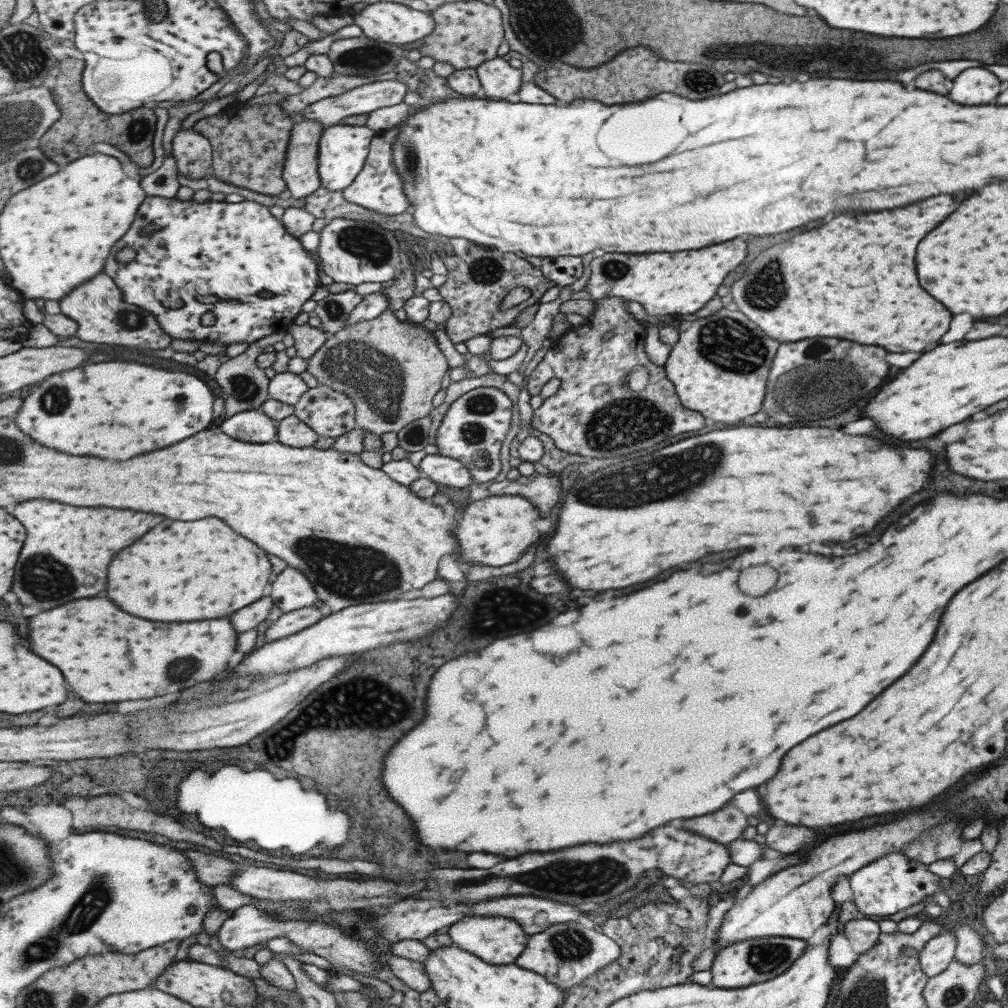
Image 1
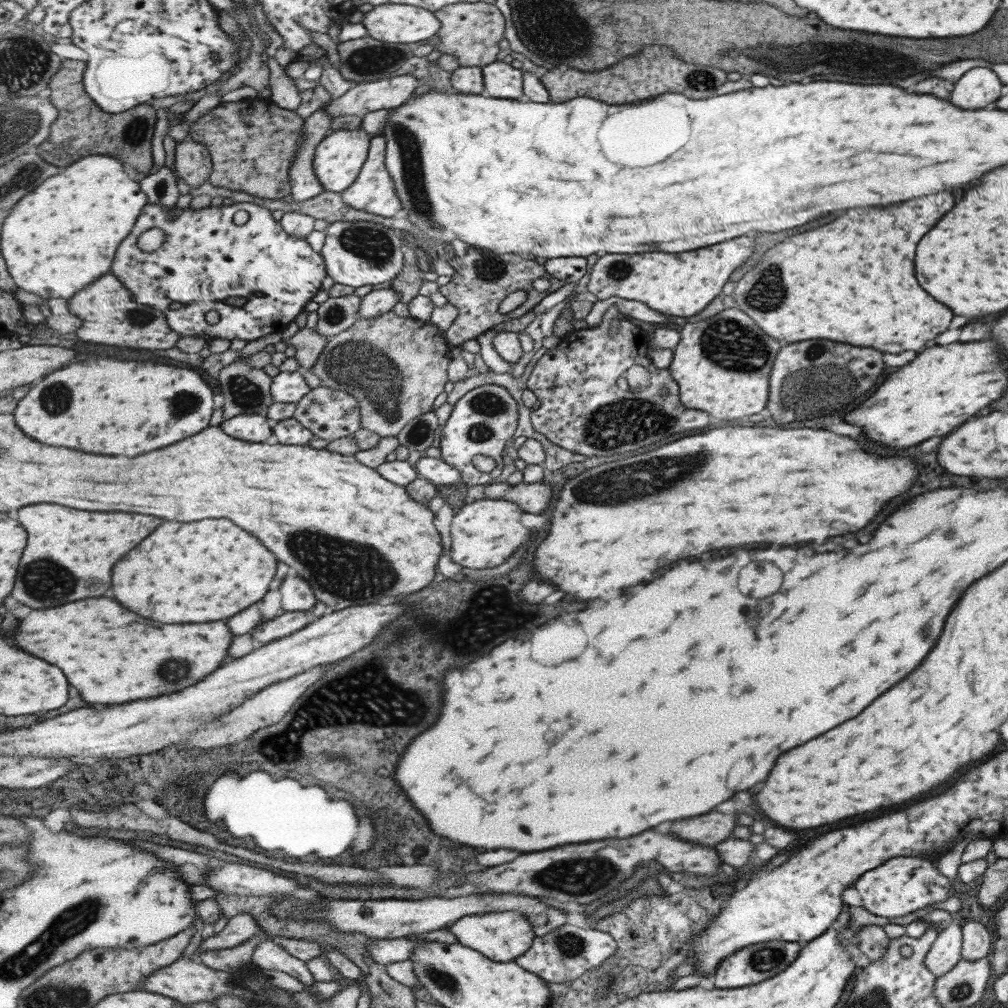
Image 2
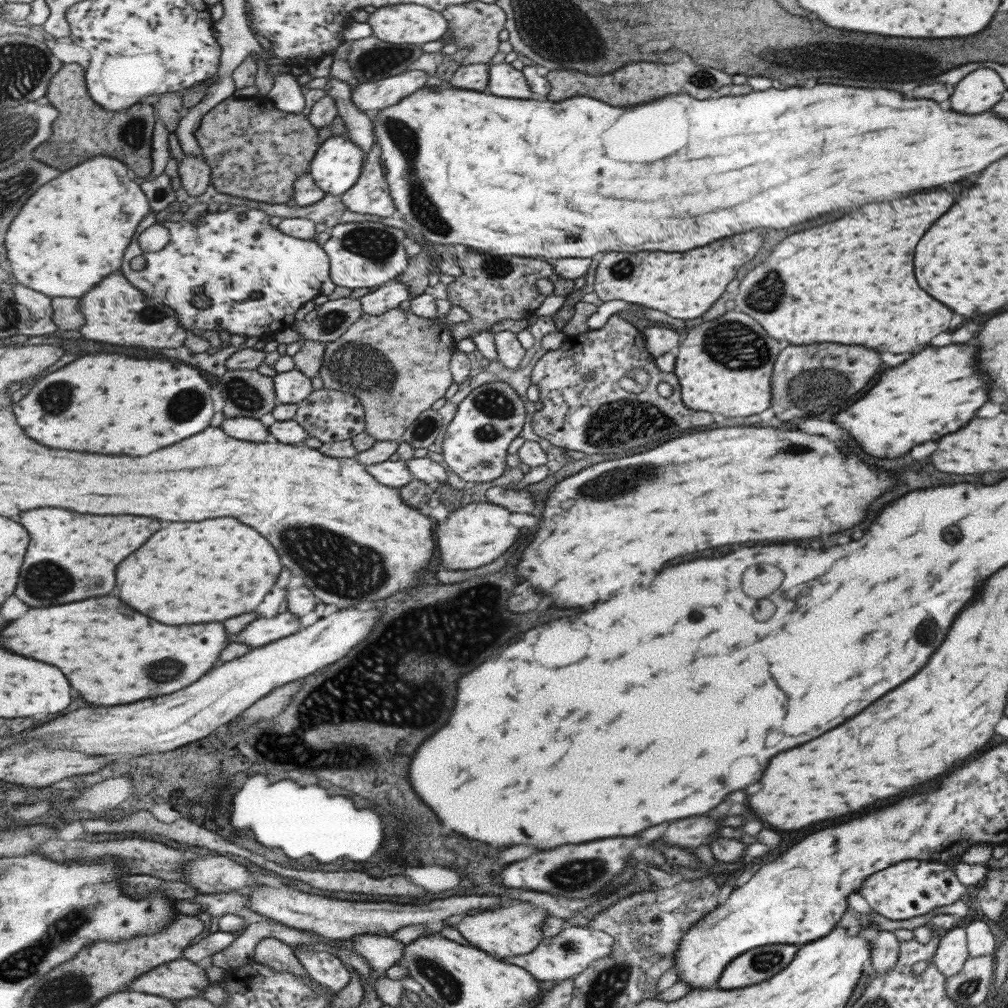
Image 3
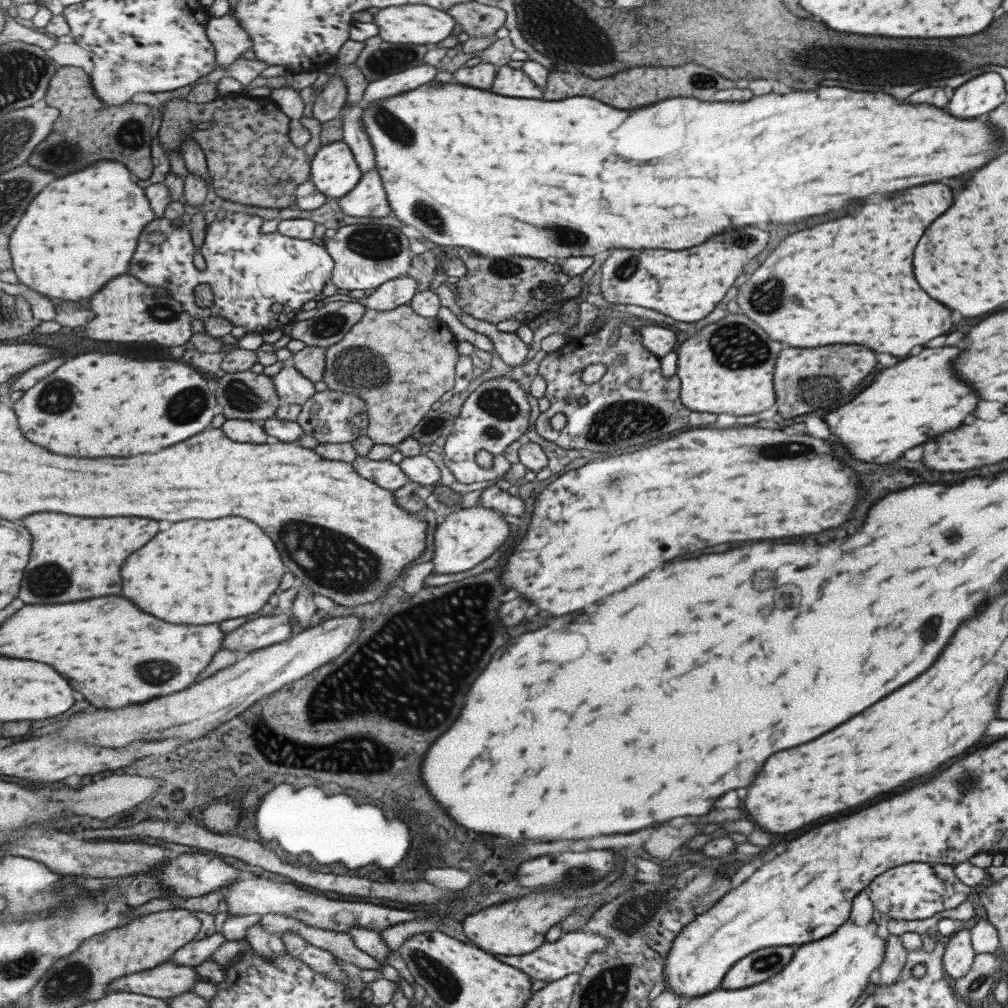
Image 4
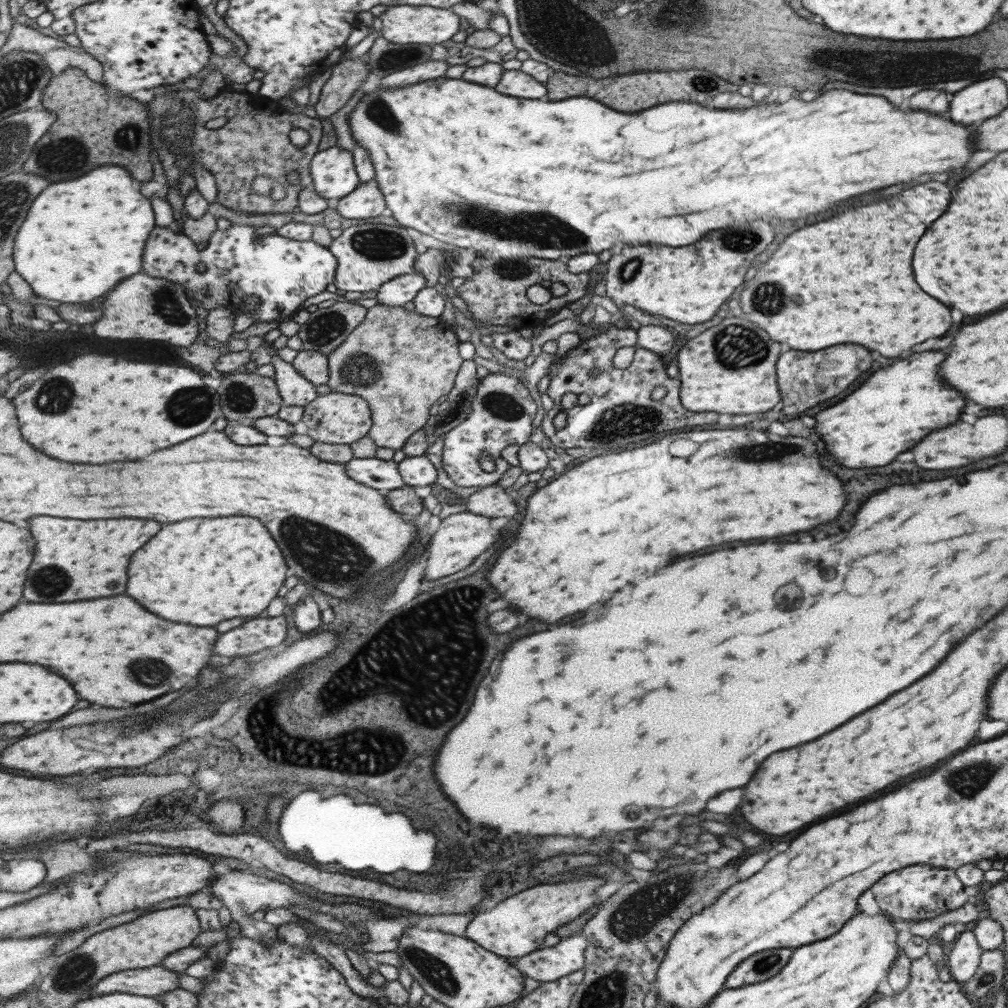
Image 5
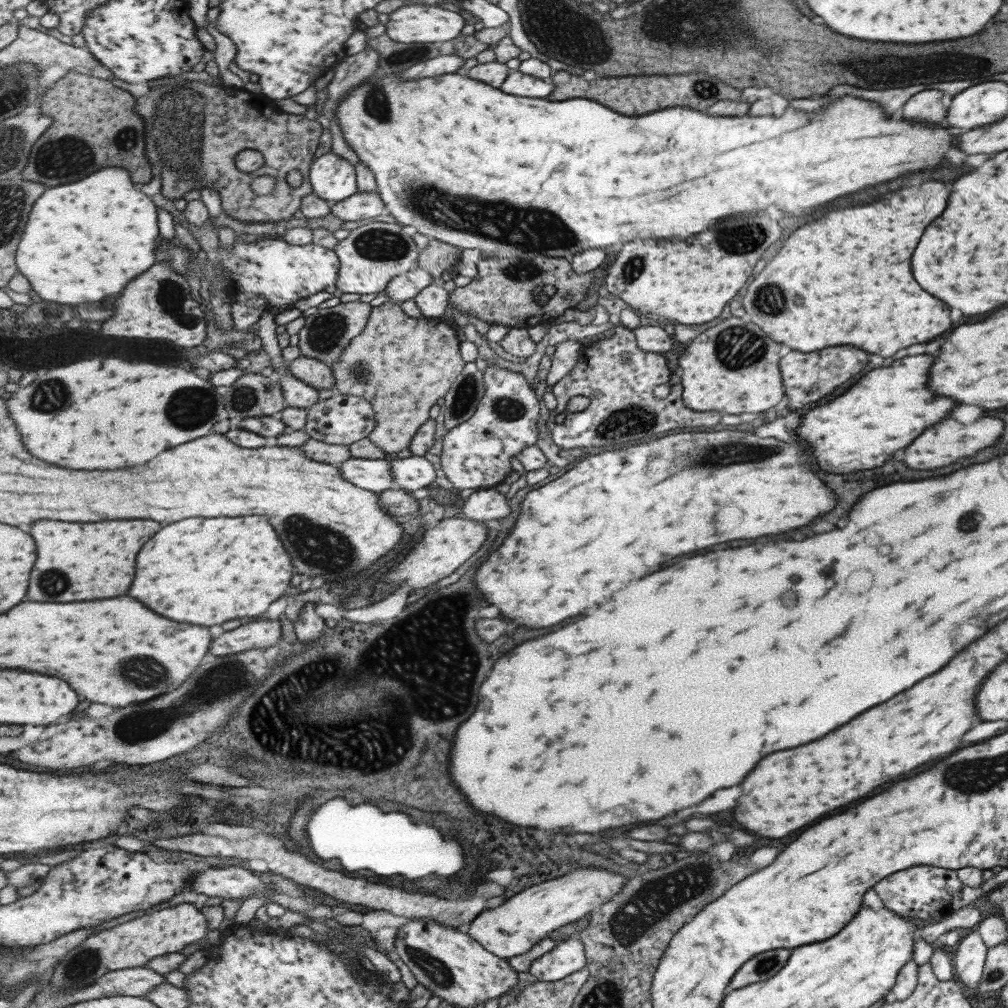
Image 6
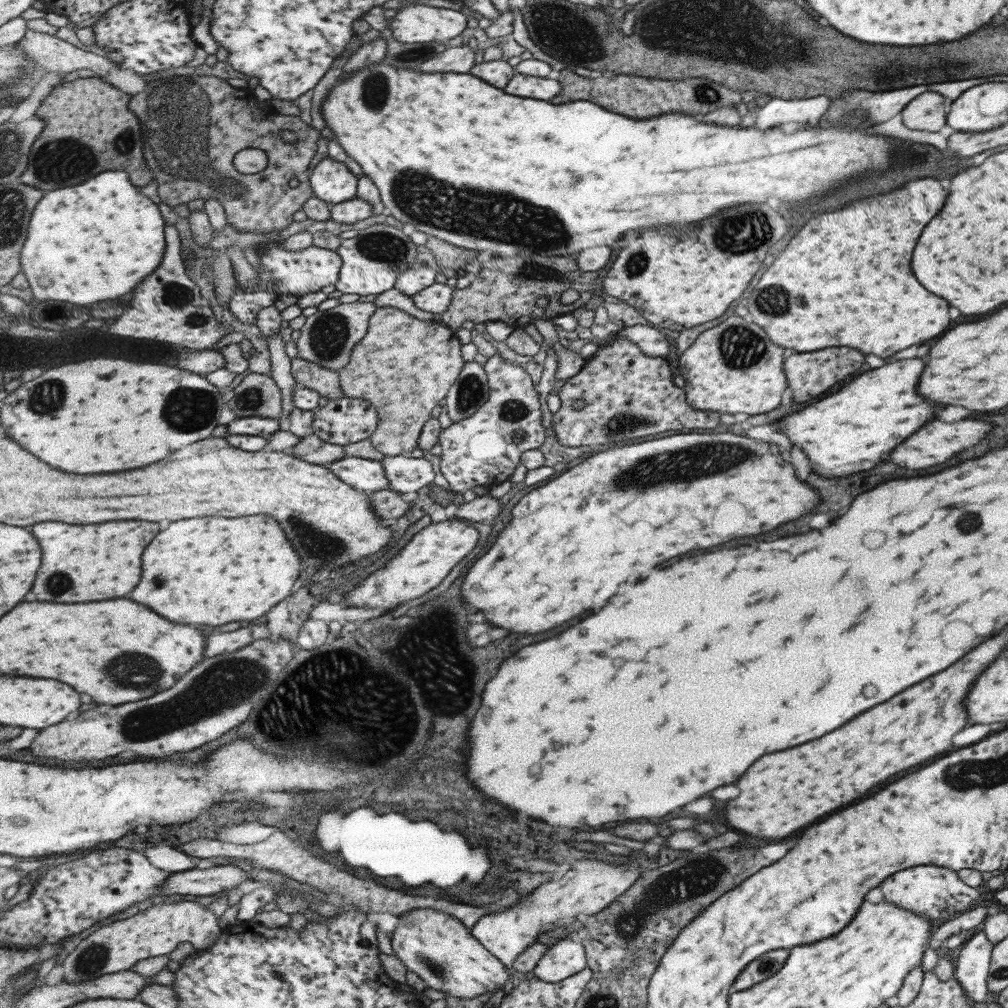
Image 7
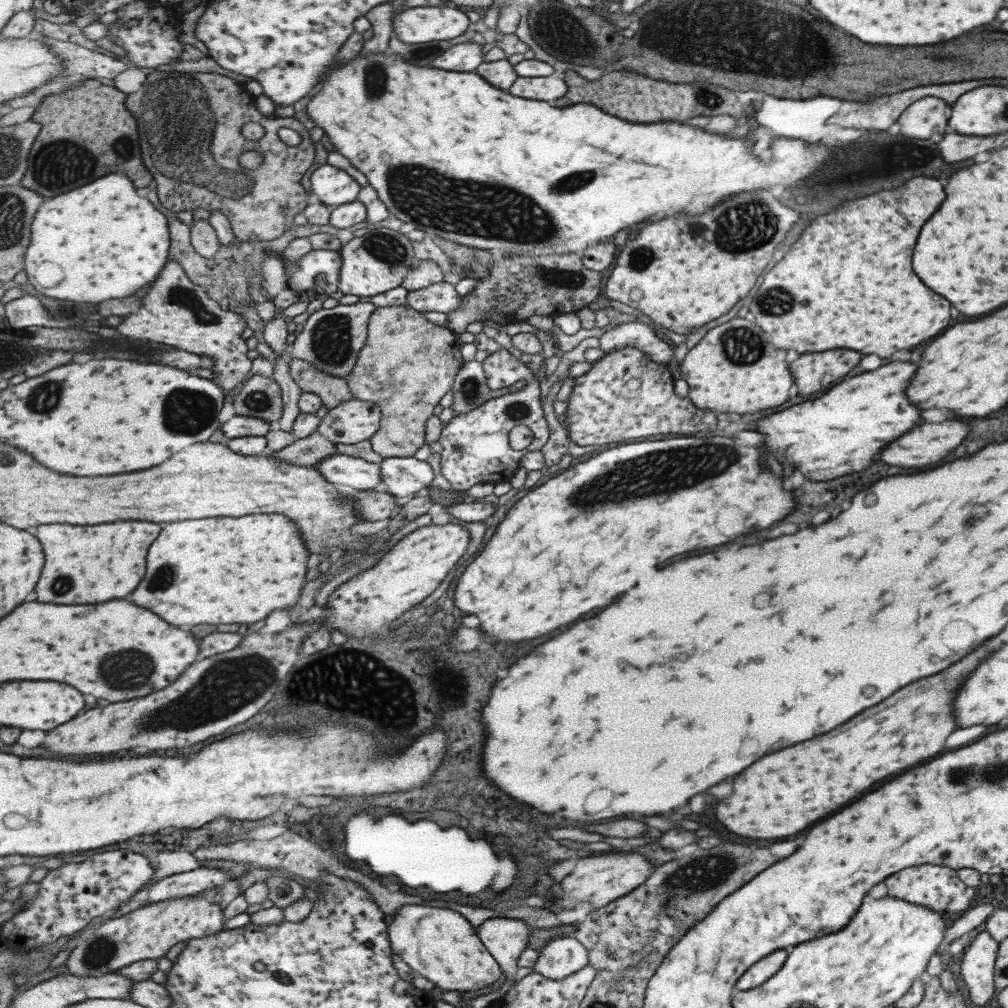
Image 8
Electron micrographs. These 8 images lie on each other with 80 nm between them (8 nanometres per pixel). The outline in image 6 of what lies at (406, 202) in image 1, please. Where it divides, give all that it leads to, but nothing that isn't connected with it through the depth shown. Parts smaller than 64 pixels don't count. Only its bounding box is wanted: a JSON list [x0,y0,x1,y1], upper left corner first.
[332,191,386,222]

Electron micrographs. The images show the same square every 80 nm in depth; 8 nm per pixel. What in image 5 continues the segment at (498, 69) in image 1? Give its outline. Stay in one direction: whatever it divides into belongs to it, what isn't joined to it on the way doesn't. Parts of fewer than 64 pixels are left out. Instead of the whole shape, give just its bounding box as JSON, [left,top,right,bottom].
[494,68,548,99]

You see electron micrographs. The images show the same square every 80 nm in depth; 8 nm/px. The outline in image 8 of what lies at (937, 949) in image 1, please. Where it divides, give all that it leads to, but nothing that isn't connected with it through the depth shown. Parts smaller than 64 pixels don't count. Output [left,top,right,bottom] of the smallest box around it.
[958,931,999,1007]

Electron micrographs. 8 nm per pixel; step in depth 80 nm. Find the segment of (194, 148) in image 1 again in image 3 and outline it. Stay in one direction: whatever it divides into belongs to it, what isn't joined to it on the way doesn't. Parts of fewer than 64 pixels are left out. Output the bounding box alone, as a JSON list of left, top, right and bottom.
[178,155,212,198]

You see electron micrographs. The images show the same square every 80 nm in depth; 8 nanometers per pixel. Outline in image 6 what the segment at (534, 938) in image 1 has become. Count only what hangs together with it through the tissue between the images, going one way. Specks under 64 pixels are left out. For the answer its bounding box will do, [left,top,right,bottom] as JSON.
[530,937,587,982]

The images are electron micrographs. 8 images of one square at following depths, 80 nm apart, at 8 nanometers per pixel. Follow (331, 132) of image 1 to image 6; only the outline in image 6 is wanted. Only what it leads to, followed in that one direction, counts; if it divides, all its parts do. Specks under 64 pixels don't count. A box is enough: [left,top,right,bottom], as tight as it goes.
[310,151,359,203]

